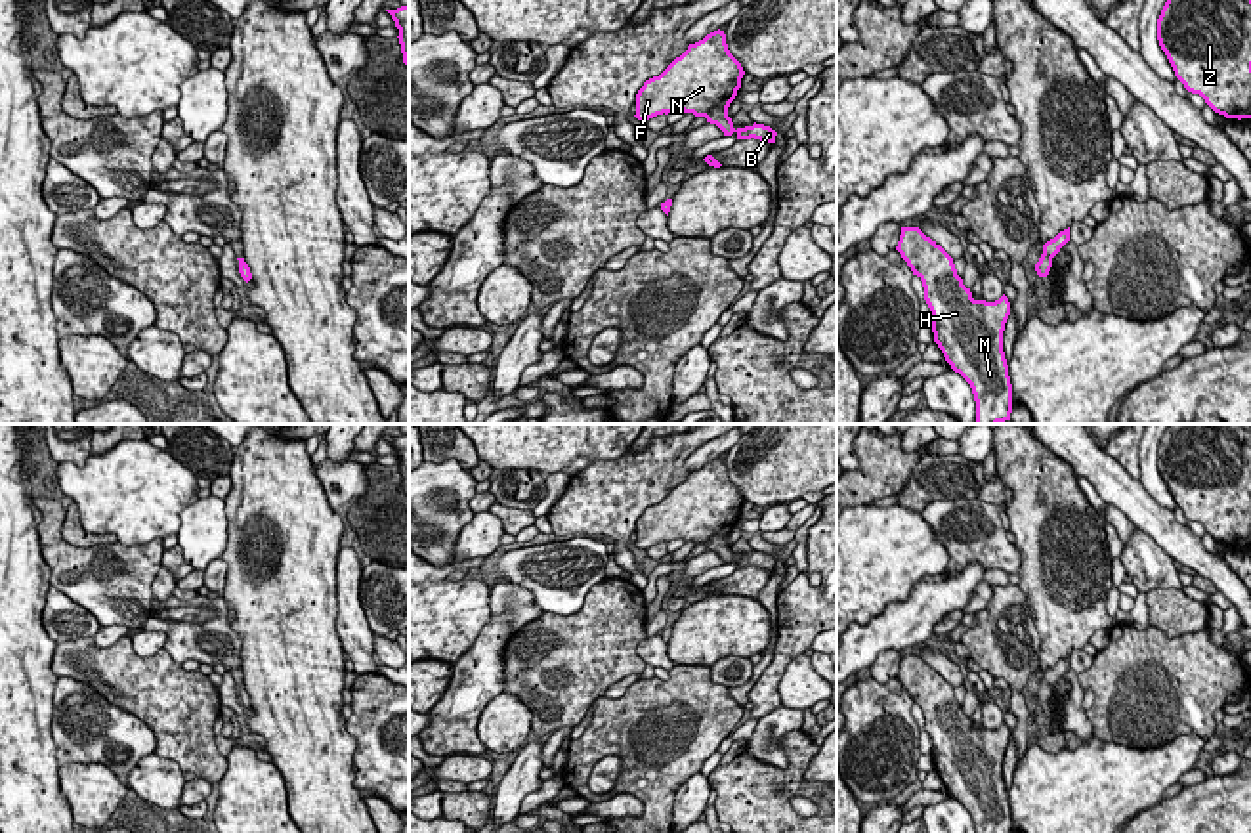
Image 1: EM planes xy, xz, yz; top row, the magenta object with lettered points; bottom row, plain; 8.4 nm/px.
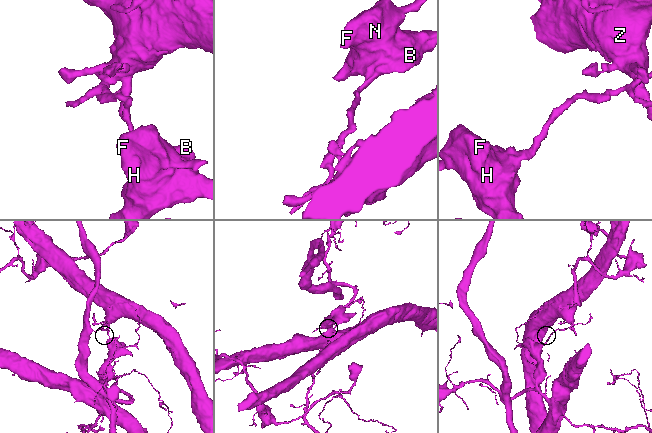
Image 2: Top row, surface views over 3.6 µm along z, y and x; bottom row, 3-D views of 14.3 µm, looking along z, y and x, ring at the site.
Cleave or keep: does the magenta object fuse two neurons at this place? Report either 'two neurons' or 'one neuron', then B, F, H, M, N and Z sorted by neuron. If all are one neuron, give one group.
two neurons; B F H M N / Z

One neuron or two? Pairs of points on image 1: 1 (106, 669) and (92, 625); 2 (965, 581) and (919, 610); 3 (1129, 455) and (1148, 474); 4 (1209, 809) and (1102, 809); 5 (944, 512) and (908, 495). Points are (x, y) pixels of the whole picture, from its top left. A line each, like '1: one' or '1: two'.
1: two
2: one
3: two
4: two
5: two

